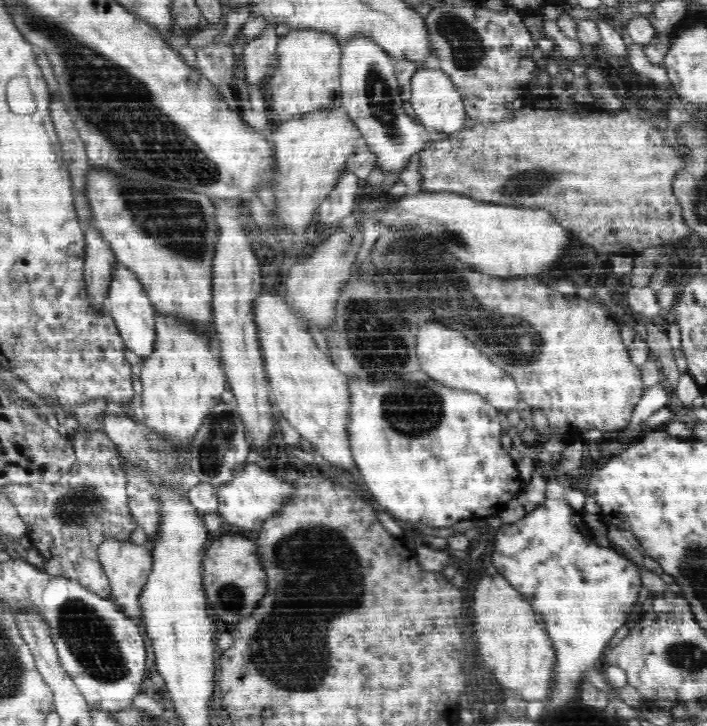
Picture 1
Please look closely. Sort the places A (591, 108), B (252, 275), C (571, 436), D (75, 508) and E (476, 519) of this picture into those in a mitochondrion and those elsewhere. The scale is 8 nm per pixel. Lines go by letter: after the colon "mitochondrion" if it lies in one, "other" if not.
A: other
B: other
C: other
D: mitochondrion
E: other

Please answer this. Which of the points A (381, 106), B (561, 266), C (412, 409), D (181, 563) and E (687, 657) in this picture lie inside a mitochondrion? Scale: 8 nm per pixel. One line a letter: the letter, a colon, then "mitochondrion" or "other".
A: mitochondrion
B: other
C: mitochondrion
D: other
E: mitochondrion

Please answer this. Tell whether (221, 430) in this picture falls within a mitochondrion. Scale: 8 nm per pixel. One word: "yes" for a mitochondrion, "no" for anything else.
yes

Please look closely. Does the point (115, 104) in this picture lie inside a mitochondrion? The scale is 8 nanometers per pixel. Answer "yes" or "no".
yes

